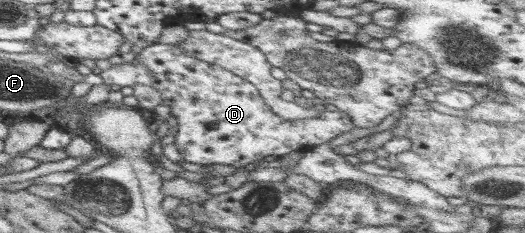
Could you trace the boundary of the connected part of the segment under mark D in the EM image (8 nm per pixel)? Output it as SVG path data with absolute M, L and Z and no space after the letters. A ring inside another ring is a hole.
M152 43L141 49L134 58L145 66L154 77L152 87L162 98L160 105L170 108L170 115L176 118L177 132L174 144L184 162L210 167L213 164L232 166L237 169L247 164L255 164L271 157L280 159L293 152L304 152L320 144L330 142L340 133L353 129L348 115L342 111L320 111L318 117L303 121L284 121L272 113L258 95L257 90L244 79L218 69L216 65L202 63L190 53L182 53L178 45Z

